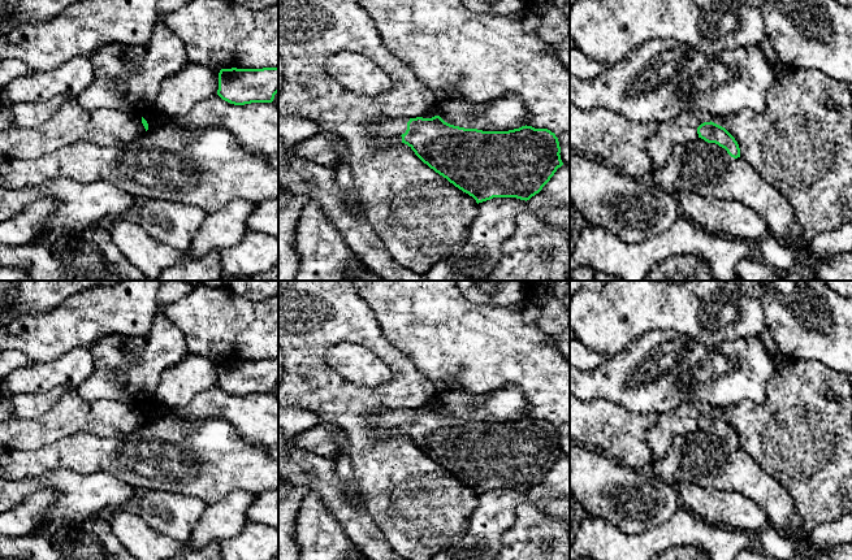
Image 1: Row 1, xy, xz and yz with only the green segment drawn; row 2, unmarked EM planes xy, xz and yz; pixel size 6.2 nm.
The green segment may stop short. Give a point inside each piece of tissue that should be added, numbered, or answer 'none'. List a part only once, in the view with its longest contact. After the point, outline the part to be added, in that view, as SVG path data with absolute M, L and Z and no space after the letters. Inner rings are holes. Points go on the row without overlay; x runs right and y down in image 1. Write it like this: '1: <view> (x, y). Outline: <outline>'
1: xz (380, 421). Outline: M394 409L384 412L369 412L366 426L372 427L379 434L384 434L385 430L398 429L407 421L407 413L410 409Z

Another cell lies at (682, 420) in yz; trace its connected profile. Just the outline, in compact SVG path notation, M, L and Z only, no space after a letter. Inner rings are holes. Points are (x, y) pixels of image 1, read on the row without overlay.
M788 359L782 368L775 369L766 386L764 403L744 400L726 408L713 408L701 401L682 403L669 412L659 413L657 422L646 431L653 463L665 456L676 435L699 430L697 418L710 412L725 418L735 429L740 447L791 495L801 521L800 529L790 535L793 541L806 539L818 525L836 521L844 513L852 512L852 378L845 373L827 368L818 360Z

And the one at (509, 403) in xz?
M453 383L436 394L420 408L440 407L445 413L483 422L509 422L526 417L529 403L516 386L473 394Z

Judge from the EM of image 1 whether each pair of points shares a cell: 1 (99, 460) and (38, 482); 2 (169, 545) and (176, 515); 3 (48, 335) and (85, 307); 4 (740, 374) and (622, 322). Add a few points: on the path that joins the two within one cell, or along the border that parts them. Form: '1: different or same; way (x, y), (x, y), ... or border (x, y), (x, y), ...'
1: different; border (102, 472), (51, 469), (42, 474)
2: different; border (145, 521), (180, 541), (197, 524)
3: same; way (57, 331), (76, 316)
4: different; border (675, 331), (671, 329), (647, 330), (619, 350)

